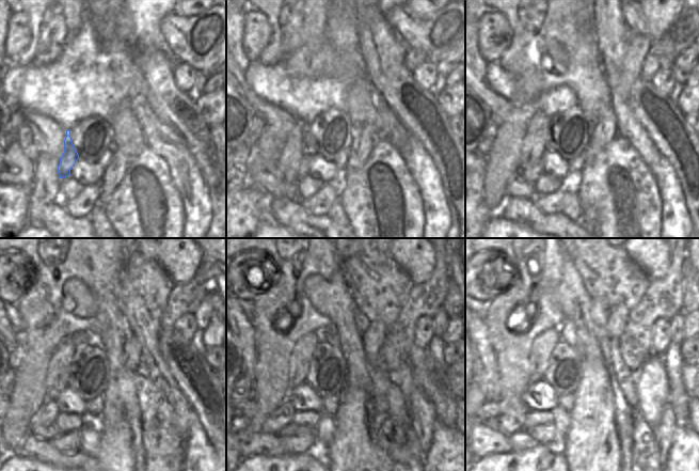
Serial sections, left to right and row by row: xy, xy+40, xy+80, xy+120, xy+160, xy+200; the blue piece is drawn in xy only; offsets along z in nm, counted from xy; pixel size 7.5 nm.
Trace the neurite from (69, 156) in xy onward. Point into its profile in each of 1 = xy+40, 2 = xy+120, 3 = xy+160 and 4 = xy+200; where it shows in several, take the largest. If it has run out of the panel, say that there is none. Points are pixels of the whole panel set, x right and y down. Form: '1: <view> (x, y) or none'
1: xy+40 (308, 145)
2: xy+120 (46, 414)
3: xy+160 (282, 417)
4: xy+200 (512, 420)

